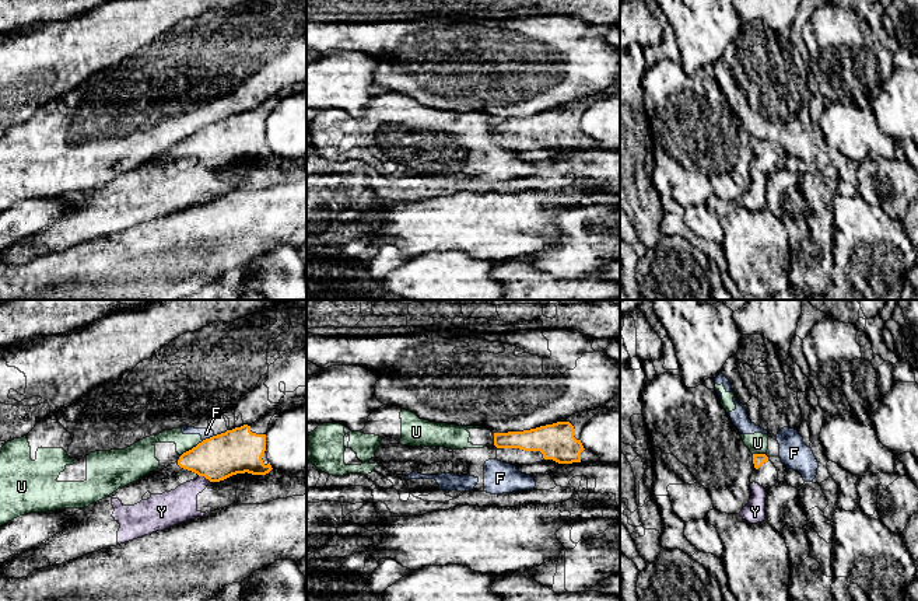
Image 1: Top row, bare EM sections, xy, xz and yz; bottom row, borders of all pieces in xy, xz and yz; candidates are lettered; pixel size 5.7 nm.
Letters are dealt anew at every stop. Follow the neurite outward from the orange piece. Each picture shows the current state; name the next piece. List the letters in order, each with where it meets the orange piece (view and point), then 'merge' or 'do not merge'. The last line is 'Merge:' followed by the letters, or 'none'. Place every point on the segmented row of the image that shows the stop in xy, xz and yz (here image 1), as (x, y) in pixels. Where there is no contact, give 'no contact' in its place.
F: xy (207, 439) | do not merge
U: xy (193, 447) | do not merge
Y: xy (207, 478) | merge
Merge: Y

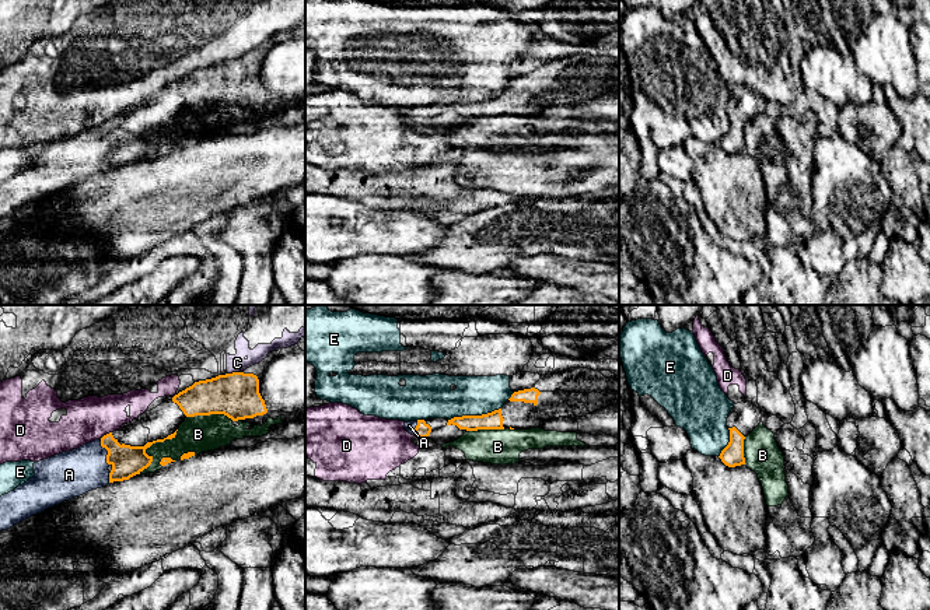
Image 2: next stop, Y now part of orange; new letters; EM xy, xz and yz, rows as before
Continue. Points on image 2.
A: xy (108, 452) | merge
B: xy (150, 445) | do not merge
C: xy (234, 372) | do not merge
D: xy (107, 434) | do not merge
E: xz (474, 416) | do not merge
Merge: A

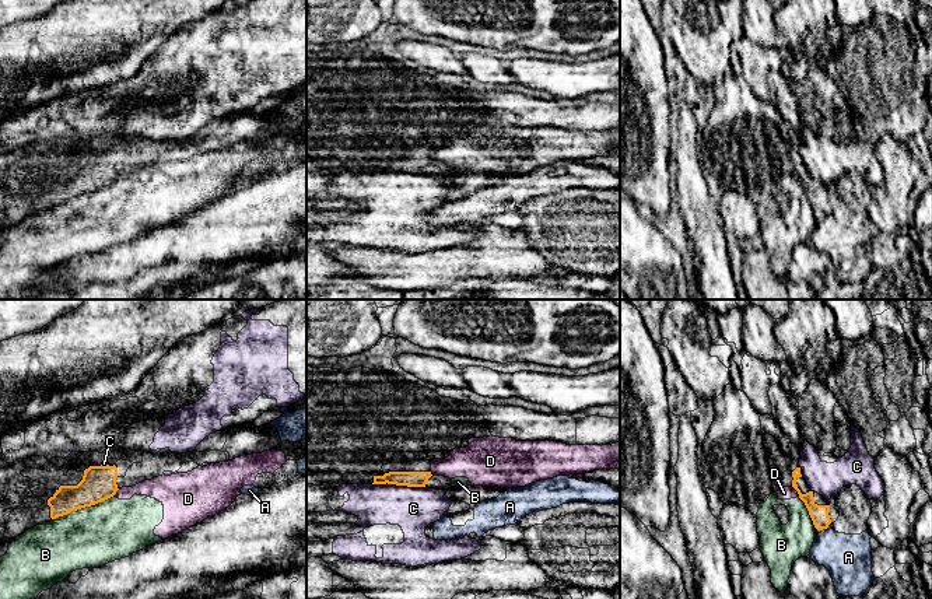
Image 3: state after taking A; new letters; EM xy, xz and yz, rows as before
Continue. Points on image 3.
A: yz (824, 528) | do not merge
B: xy (83, 507) | do not merge
C: xz (406, 484) | do not merge
D: yz (796, 490) | do not merge
Merge: none

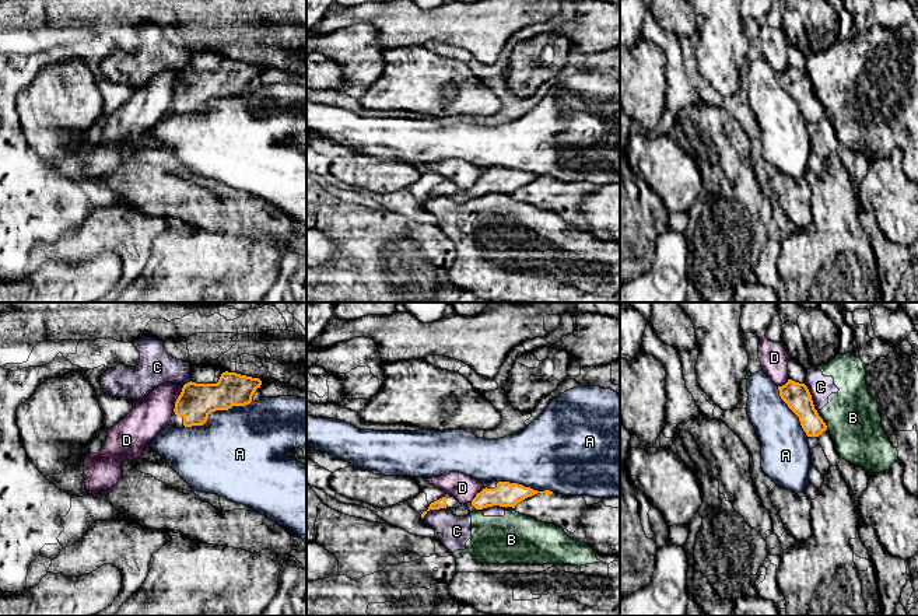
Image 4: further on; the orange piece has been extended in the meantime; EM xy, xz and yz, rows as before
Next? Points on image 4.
A: xy (217, 409) | do not merge
B: yz (822, 419) | do not merge
C: yz (810, 398) | do not merge
D: xy (177, 399) | do not merge
Merge: none

